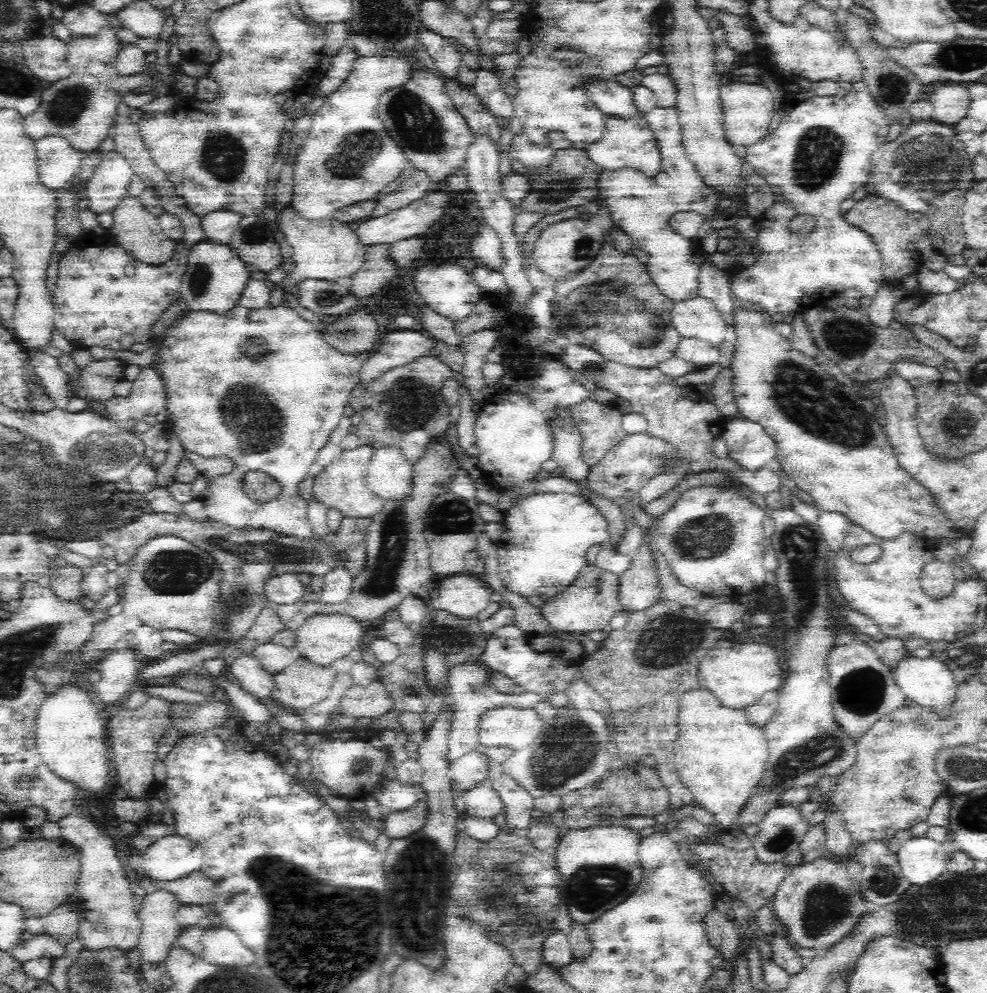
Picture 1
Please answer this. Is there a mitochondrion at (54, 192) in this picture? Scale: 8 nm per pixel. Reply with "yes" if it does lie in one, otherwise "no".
no

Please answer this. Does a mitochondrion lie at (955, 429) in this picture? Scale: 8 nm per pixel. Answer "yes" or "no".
yes

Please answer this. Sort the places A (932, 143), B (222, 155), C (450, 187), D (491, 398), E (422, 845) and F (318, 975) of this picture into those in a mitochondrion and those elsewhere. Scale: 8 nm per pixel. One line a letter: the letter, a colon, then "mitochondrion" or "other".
A: mitochondrion
B: mitochondrion
C: other
D: other
E: mitochondrion
F: mitochondrion

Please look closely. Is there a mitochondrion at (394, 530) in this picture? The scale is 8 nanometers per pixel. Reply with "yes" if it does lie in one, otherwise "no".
yes

